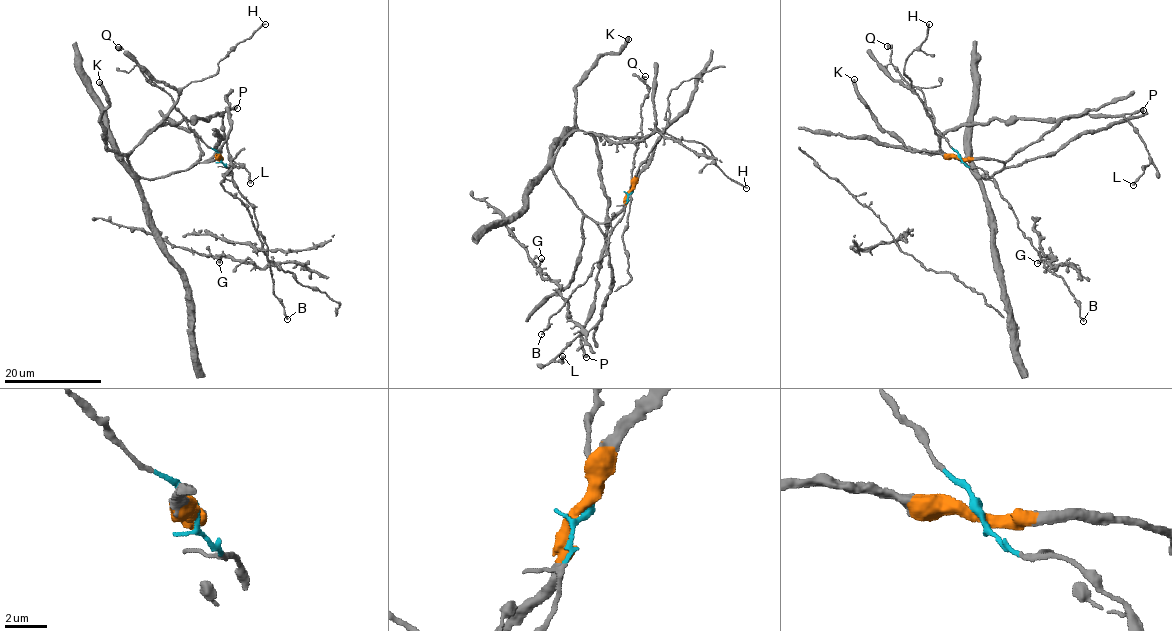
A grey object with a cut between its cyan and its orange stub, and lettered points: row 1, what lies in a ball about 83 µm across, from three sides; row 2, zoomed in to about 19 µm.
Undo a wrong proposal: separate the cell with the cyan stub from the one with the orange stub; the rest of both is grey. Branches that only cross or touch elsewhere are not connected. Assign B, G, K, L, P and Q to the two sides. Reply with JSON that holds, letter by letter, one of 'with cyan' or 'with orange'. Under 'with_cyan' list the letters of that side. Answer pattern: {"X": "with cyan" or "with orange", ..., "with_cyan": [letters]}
{"B": "with cyan", "G": "with cyan", "K": "with orange", "L": "with orange", "P": "with orange", "Q": "with cyan", "with_cyan": ["B", "G", "Q"]}

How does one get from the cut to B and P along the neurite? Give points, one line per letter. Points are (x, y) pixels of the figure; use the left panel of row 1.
B: (220, 157), (225, 166), (231, 167), (235, 187), (254, 211), (267, 249), (273, 293), (287, 319)
P: (220, 157), (156, 178), (138, 177), (127, 160), (157, 126), (237, 108)

